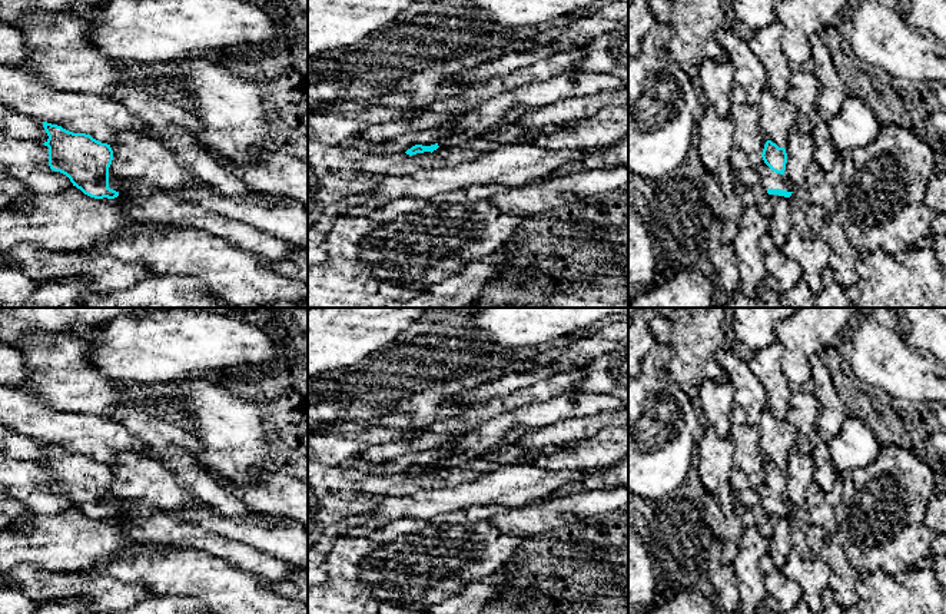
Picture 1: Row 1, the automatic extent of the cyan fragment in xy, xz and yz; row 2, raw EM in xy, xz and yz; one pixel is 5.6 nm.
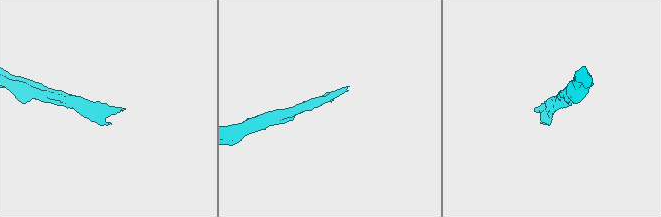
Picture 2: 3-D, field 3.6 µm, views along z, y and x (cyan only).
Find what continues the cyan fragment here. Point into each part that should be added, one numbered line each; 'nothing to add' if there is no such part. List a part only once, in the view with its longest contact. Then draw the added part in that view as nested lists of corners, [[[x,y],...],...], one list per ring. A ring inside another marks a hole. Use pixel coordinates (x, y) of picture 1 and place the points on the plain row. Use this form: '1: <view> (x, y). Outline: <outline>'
1: yz (770, 500). Outline: [[[764,482],[757,487],[760,492],[760,500],[763,508],[767,510],[781,510],[793,512],[794,507],[786,500],[784,495],[773,492]]]

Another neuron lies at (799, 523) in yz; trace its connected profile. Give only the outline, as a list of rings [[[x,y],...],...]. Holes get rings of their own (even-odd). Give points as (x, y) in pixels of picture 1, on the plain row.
[[[794,510],[790,517],[793,544],[794,550],[797,550],[806,560],[814,558],[806,541],[806,532],[809,525],[810,524],[807,521],[804,511]]]

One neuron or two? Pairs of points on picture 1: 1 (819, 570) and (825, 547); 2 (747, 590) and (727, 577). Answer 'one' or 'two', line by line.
1: two
2: two

